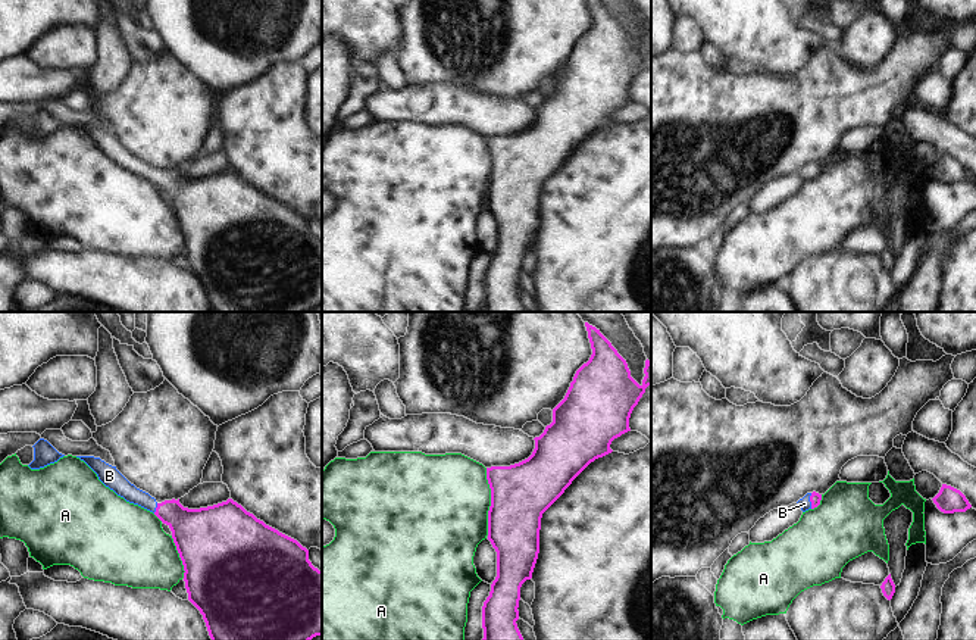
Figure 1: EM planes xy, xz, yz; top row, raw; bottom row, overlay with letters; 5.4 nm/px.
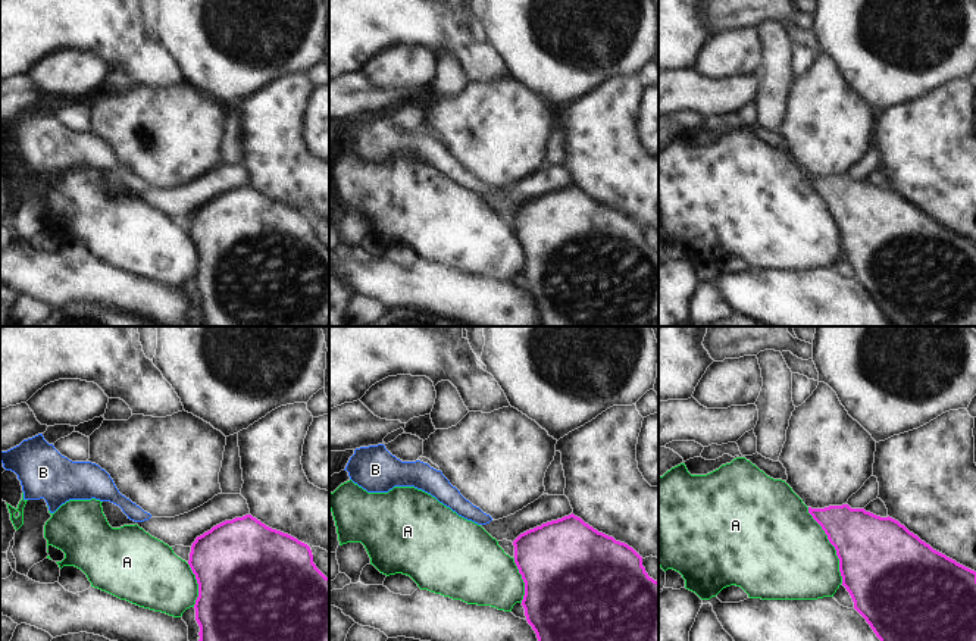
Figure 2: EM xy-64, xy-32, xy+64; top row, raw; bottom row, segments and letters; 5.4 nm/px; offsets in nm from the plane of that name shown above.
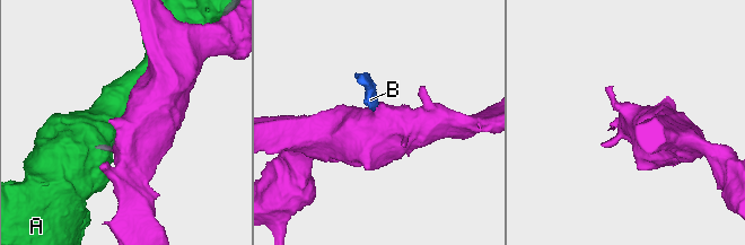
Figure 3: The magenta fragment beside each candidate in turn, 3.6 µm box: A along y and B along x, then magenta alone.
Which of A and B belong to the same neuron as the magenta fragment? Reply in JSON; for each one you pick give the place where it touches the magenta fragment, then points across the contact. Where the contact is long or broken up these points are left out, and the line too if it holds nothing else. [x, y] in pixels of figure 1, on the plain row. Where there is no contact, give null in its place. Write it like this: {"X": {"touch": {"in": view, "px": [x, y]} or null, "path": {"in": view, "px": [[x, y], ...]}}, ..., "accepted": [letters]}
{"B": {"touch": {"in": "yz", "px": [810, 171]}, "path": {"in": "yz", "px": [[815, 168], [810, 171], [804, 174]]}}, "accepted": ["B"]}

